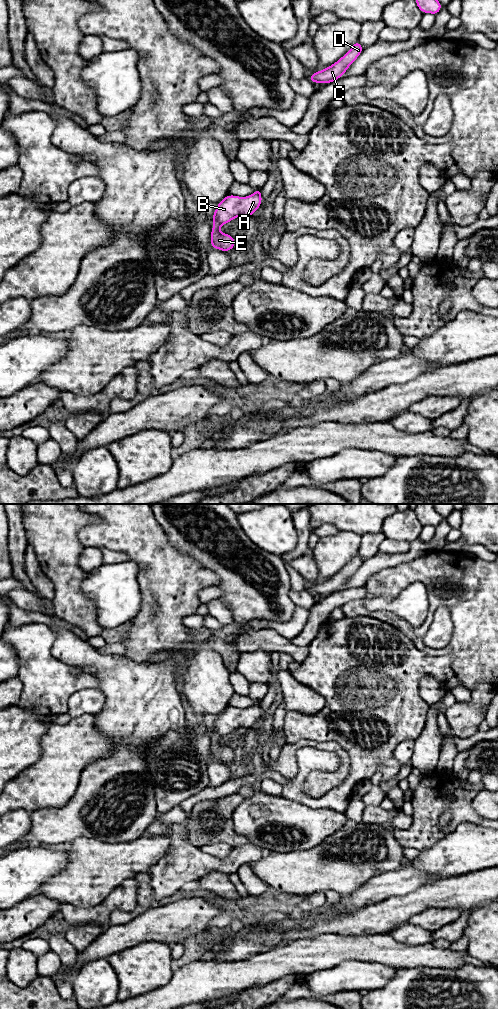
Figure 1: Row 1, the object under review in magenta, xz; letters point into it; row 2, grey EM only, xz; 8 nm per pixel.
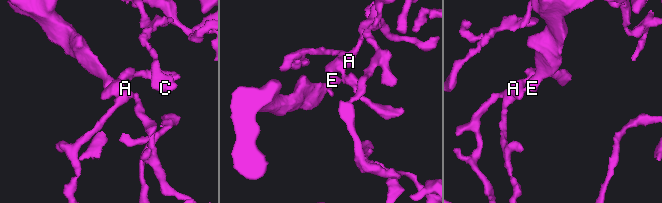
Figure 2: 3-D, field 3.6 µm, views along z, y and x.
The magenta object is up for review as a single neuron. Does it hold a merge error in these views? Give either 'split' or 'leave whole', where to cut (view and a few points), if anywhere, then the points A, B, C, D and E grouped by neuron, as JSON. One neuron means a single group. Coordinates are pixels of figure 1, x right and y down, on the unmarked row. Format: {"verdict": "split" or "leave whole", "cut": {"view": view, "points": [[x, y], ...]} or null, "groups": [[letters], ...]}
{"verdict": "leave whole", "cut": null, "groups": [["A", "B", "C", "D", "E"]]}

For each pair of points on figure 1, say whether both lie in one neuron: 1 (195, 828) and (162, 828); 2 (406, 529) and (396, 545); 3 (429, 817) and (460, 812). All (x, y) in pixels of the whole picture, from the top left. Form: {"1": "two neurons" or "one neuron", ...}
{"1": "two neurons", "2": "two neurons", "3": "one neuron"}

